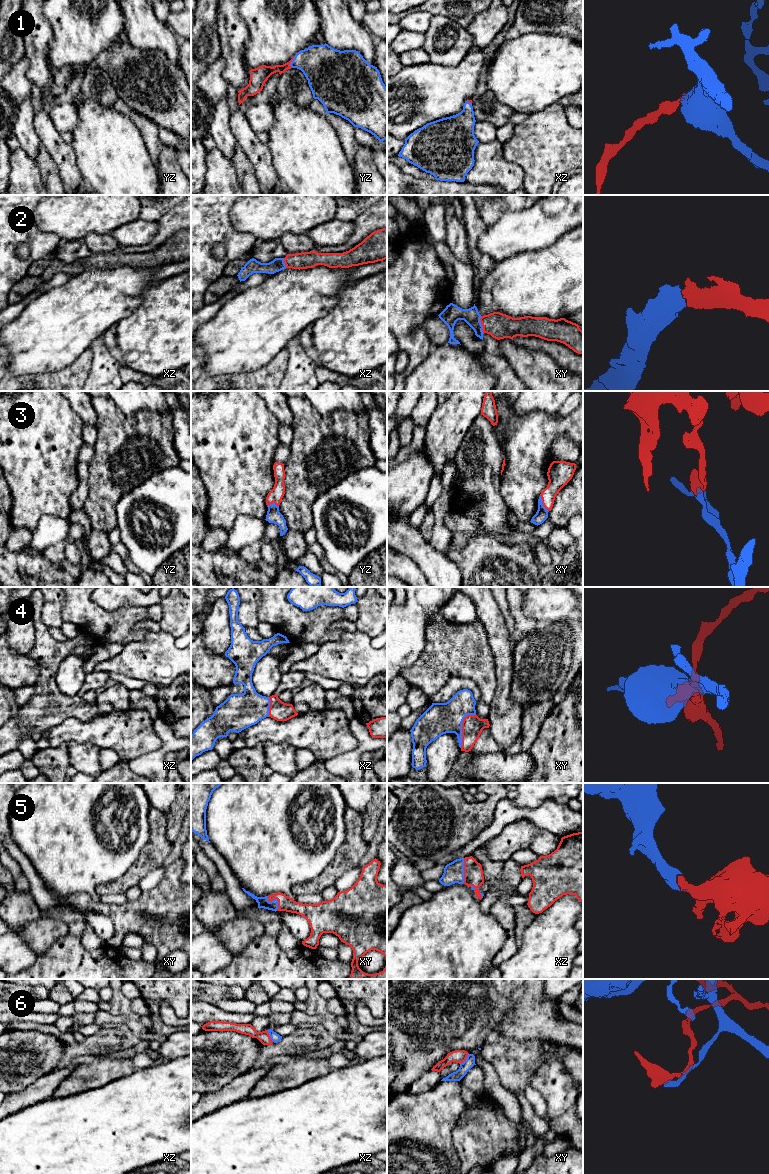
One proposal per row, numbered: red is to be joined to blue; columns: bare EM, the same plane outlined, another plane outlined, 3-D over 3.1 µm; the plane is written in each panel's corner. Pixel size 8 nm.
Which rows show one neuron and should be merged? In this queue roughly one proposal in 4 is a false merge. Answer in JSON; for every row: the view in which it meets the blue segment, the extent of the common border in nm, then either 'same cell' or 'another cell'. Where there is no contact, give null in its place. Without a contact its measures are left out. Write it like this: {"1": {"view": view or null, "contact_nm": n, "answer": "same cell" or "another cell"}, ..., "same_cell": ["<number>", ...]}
{"1": {"view": "yz", "contact_nm": 100, "answer": "same cell"}, "2": {"view": "xy", "contact_nm": 150, "answer": "same cell"}, "3": {"view": "xy", "contact_nm": 150, "answer": "another cell"}, "4": {"view": "xy", "contact_nm": 300, "answer": "same cell"}, "5": {"view": "xz", "contact_nm": 200, "answer": "same cell"}, "6": {"view": "xz", "contact_nm": 110, "answer": "another cell"}, "same_cell": ["1", "2", "4", "5"]}

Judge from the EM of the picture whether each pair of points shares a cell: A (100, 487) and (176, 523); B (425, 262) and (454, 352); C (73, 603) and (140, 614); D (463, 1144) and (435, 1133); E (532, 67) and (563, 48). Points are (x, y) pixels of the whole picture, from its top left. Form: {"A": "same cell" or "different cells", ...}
{"A": "different cells", "B": "different cells", "C": "same cell", "D": "different cells", "E": "same cell"}

